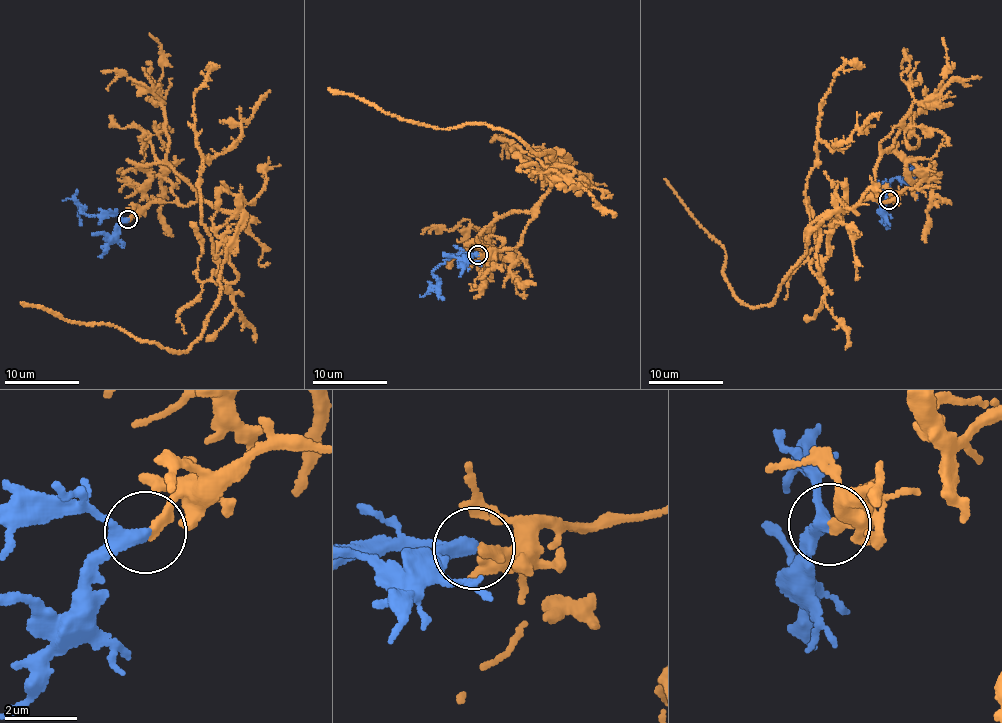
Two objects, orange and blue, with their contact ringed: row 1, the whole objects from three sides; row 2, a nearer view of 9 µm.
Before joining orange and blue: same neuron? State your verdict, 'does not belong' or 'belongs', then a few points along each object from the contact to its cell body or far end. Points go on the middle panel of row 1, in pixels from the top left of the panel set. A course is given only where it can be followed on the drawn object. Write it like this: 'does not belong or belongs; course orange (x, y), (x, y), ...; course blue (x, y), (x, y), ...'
belongs; course orange (478, 255), (518, 247), (563, 155), (533, 152), (486, 125), (399, 120), (328, 88); course blue (478, 255), (450, 256), (431, 272), (438, 282), (439, 296), (444, 298)

